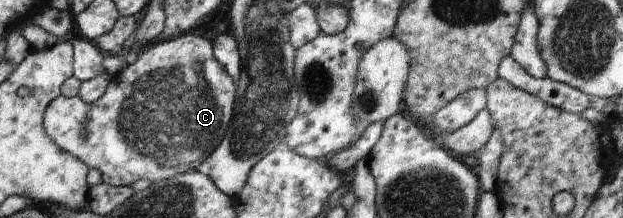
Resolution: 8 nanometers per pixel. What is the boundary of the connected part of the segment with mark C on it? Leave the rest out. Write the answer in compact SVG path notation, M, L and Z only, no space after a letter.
M196 30L180 35L174 39L163 40L157 43L152 43L148 49L132 59L127 67L119 74L111 77L109 84L106 86L106 91L98 101L94 103L86 103L80 99L80 96L65 98L58 96L46 108L43 117L43 126L46 135L64 151L71 153L77 157L88 169L95 169L101 173L102 182L111 186L130 186L136 183L138 179L148 179L148 181L162 181L174 177L178 174L193 172L200 163L207 161L208 156L216 149L216 146L223 140L228 126L230 125L231 115L234 113L234 104L236 101L236 88L233 79L224 71L224 68L216 61L213 54L213 42L200 35L196 35Z

